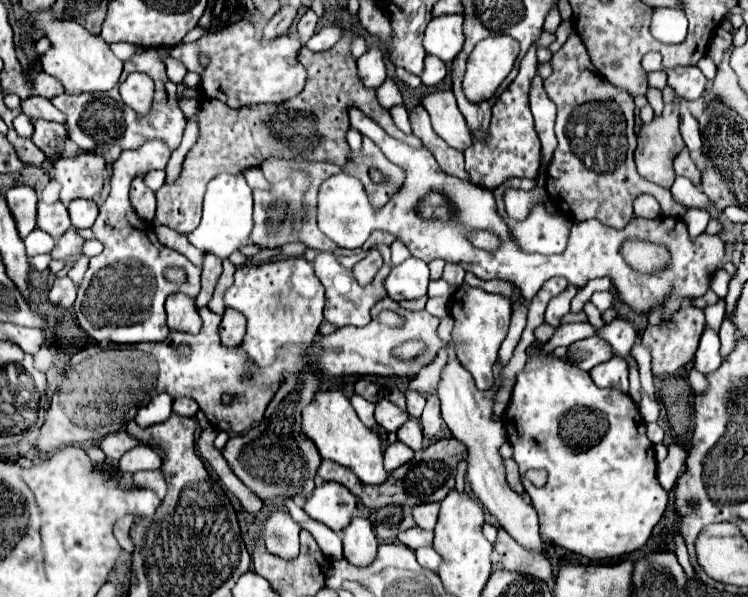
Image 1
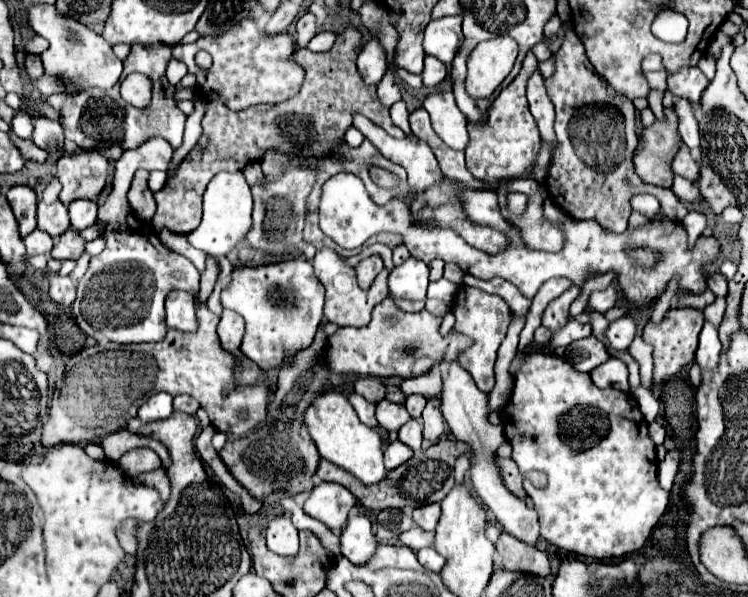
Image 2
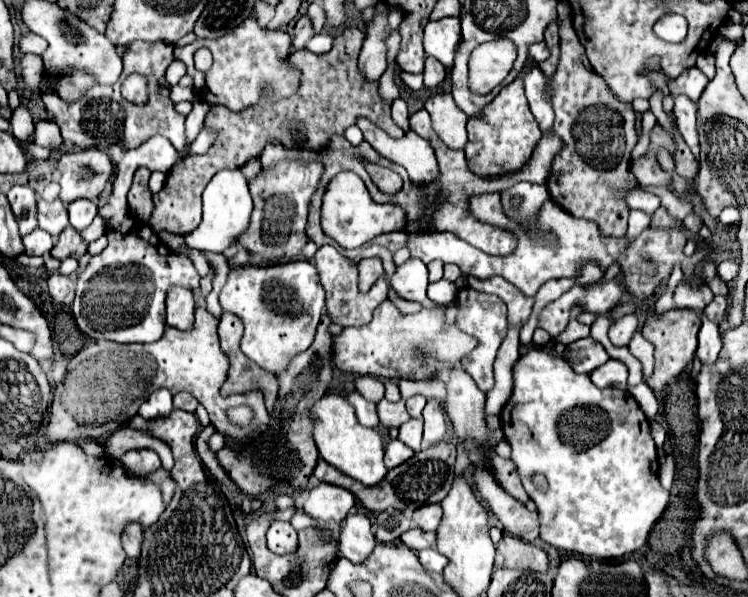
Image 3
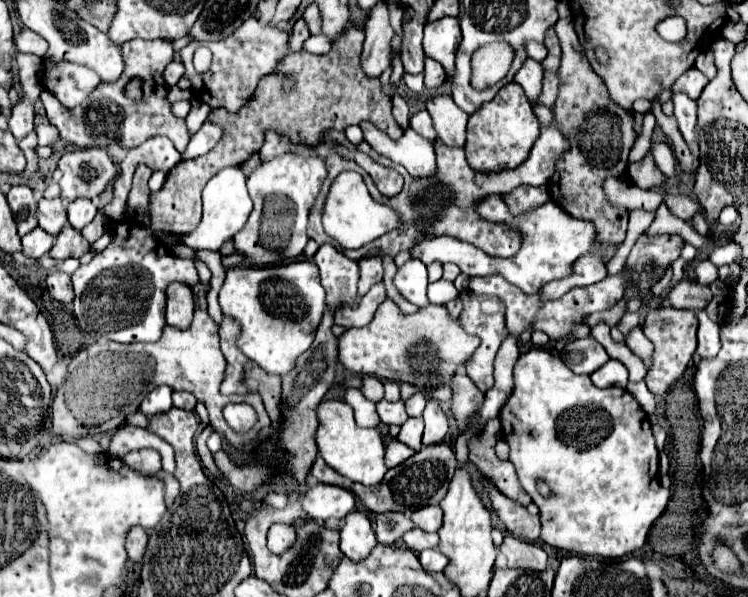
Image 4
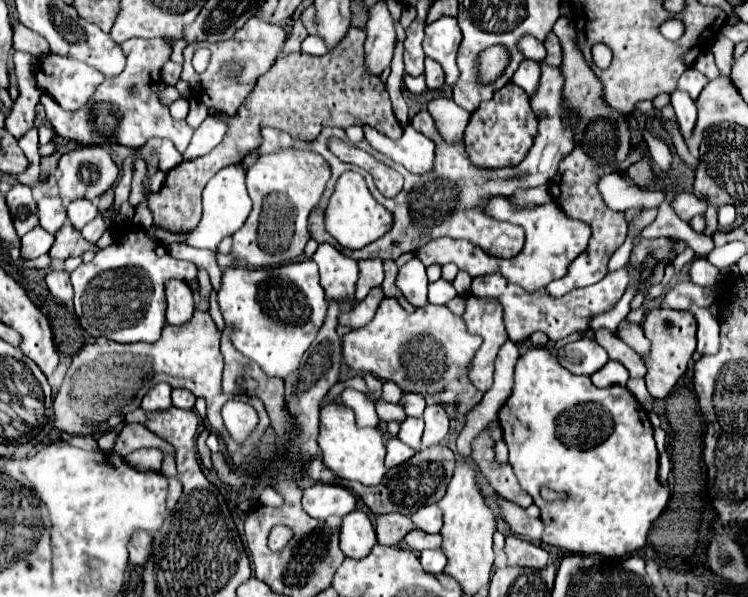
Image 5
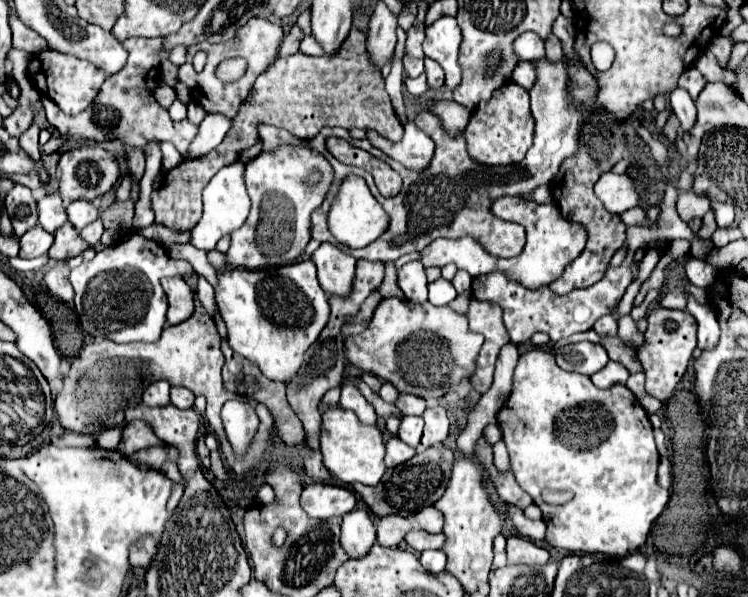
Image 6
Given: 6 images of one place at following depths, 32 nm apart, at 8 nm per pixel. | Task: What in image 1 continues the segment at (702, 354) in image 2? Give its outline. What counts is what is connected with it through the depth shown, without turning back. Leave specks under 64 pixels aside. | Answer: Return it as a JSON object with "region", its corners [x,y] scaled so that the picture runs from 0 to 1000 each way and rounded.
{"region":[[[944,546],[941,559],[936,566],[936,580],[933,580],[933,590],[928,600],[928,613],[939,626],[947,626],[947,623],[955,623],[963,613],[963,606],[965,606],[965,596],[963,596],[960,556],[955,556],[949,546]]]}

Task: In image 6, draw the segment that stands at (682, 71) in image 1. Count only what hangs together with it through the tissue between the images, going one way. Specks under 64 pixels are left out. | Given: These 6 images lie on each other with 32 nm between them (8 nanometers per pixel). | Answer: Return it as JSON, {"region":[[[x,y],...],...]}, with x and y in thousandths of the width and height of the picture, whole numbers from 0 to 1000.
{"region":[[[920,114],[920,117],[909,127],[909,144],[917,147],[925,164],[933,164],[933,157],[939,154],[939,147],[944,144],[944,134],[941,134],[941,127],[939,127],[930,114]]]}

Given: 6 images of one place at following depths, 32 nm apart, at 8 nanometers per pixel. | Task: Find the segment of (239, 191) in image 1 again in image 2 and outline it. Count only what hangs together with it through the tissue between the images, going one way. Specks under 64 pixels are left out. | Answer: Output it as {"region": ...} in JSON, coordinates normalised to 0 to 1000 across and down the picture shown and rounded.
{"region":[[[294,288],[289,291],[275,322],[273,322],[273,362],[267,379],[254,389],[249,399],[251,405],[283,429],[299,429],[305,419],[310,419],[316,409],[321,409],[326,402],[326,395],[334,385],[334,358],[337,358],[337,325],[334,325],[334,312],[326,302],[324,288]]]}

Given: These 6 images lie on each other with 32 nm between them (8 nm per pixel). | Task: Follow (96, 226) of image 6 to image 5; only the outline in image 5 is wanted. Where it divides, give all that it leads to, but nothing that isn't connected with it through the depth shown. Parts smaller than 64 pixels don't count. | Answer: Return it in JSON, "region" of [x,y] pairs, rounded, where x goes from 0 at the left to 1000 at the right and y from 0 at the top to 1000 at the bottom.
{"region":[[[136,360],[131,362],[123,372],[118,374],[108,387],[110,397],[118,405],[127,409],[138,390],[143,385],[142,375]]]}

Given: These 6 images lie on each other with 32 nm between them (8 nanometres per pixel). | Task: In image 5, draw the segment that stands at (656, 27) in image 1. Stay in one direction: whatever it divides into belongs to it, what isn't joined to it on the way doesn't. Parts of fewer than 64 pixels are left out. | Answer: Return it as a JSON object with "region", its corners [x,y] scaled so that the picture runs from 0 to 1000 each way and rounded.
{"region":[[[898,30],[898,34],[890,34],[890,37],[882,44],[882,54],[885,54],[885,60],[893,64],[893,67],[906,67],[906,64],[914,57],[914,40],[912,40],[909,34]]]}

